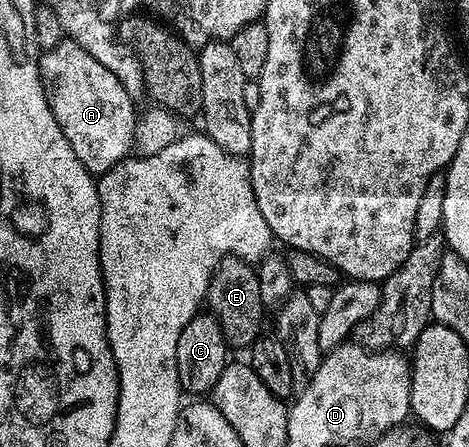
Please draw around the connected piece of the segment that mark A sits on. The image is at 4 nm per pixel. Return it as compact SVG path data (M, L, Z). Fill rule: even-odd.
M70 40L46 47L39 56L39 79L43 82L49 108L65 132L65 140L69 140L77 160L81 160L90 174L108 174L132 153L136 103L129 92L121 88L121 80L117 80L105 64L93 60L85 48Z

